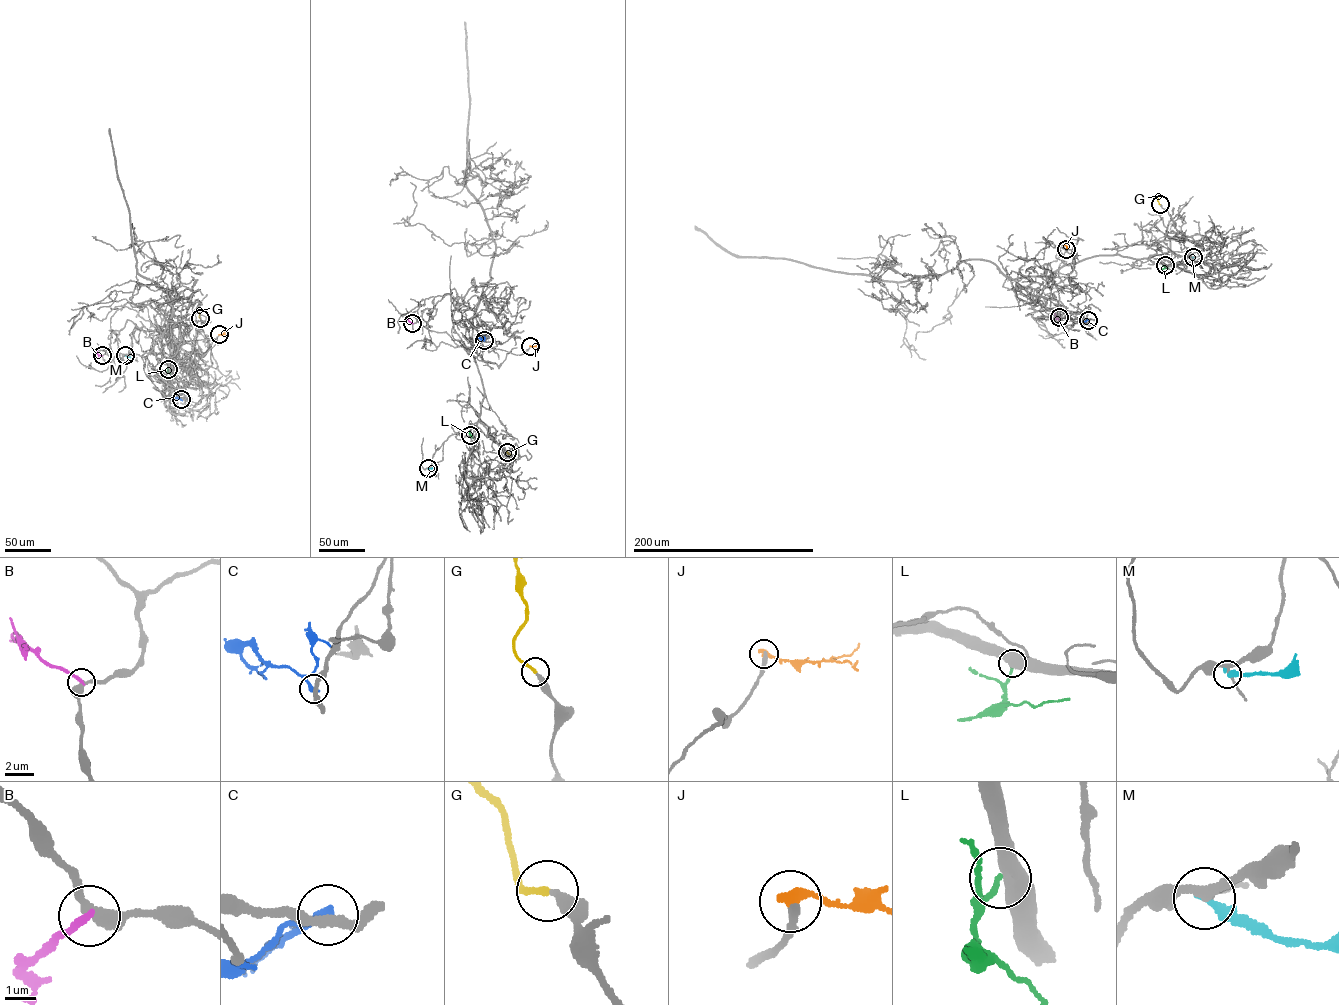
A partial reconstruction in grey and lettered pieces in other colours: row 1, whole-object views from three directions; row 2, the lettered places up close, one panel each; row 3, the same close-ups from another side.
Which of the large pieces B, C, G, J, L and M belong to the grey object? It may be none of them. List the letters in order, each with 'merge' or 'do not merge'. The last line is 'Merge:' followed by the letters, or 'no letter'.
B: do not merge
C: do not merge
G: merge
J: do not merge
L: do not merge
M: do not merge
Merge: G

